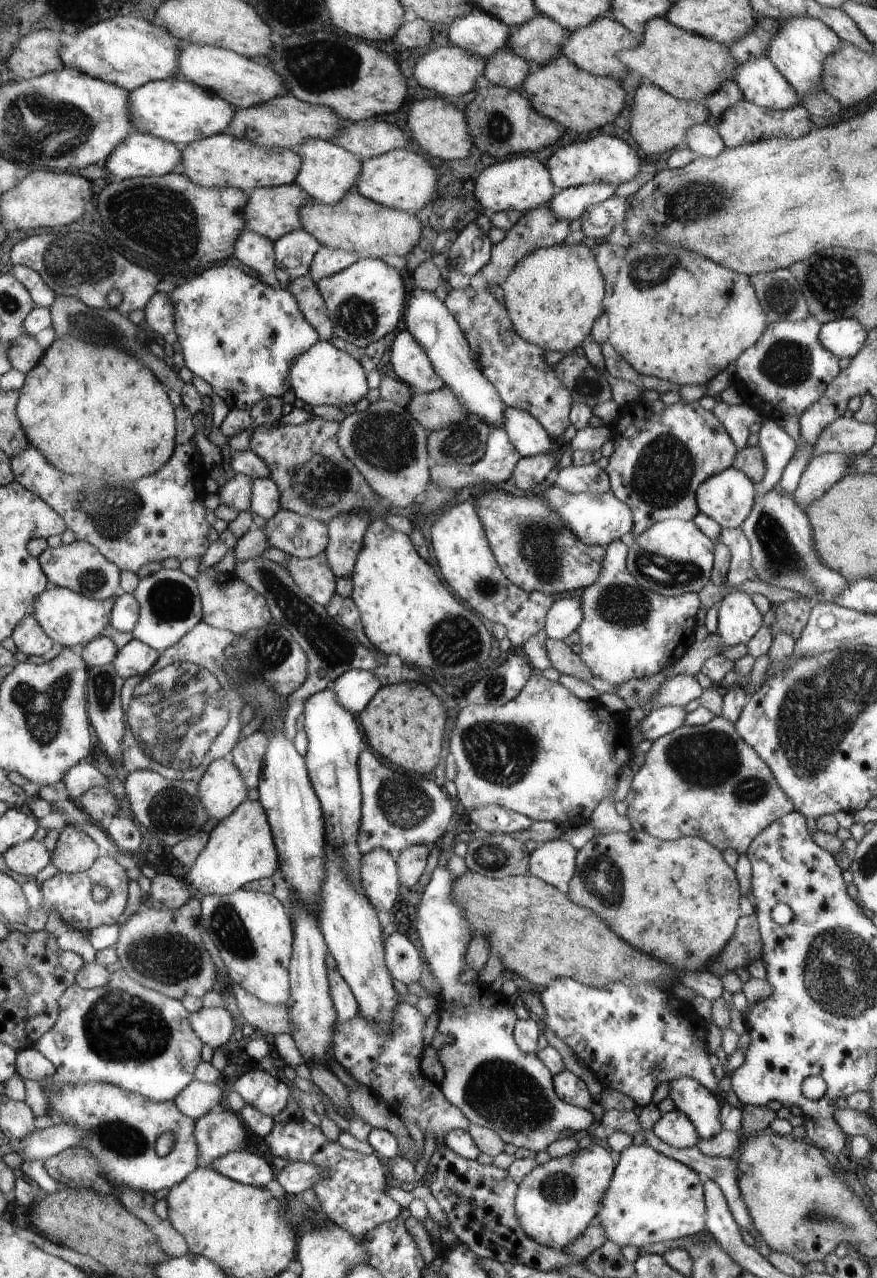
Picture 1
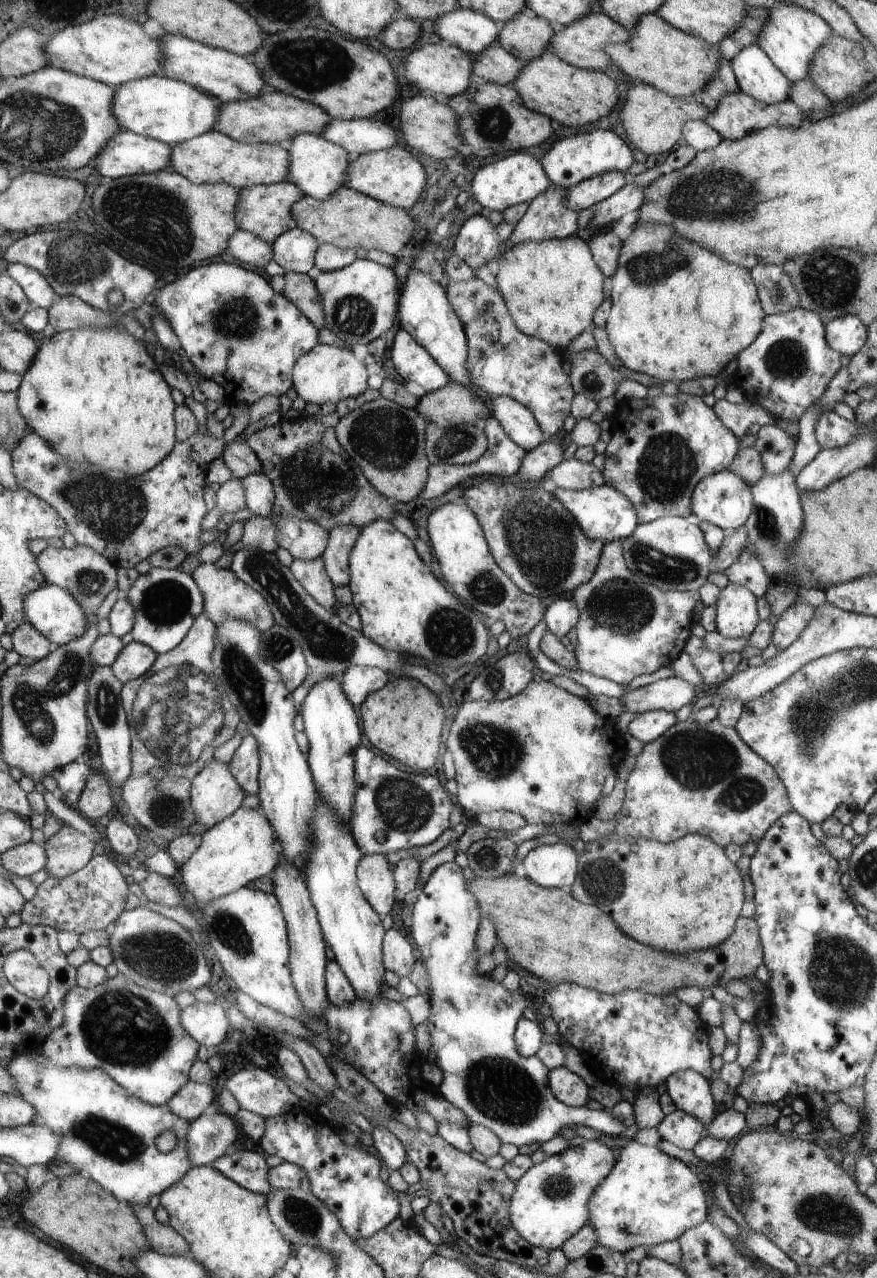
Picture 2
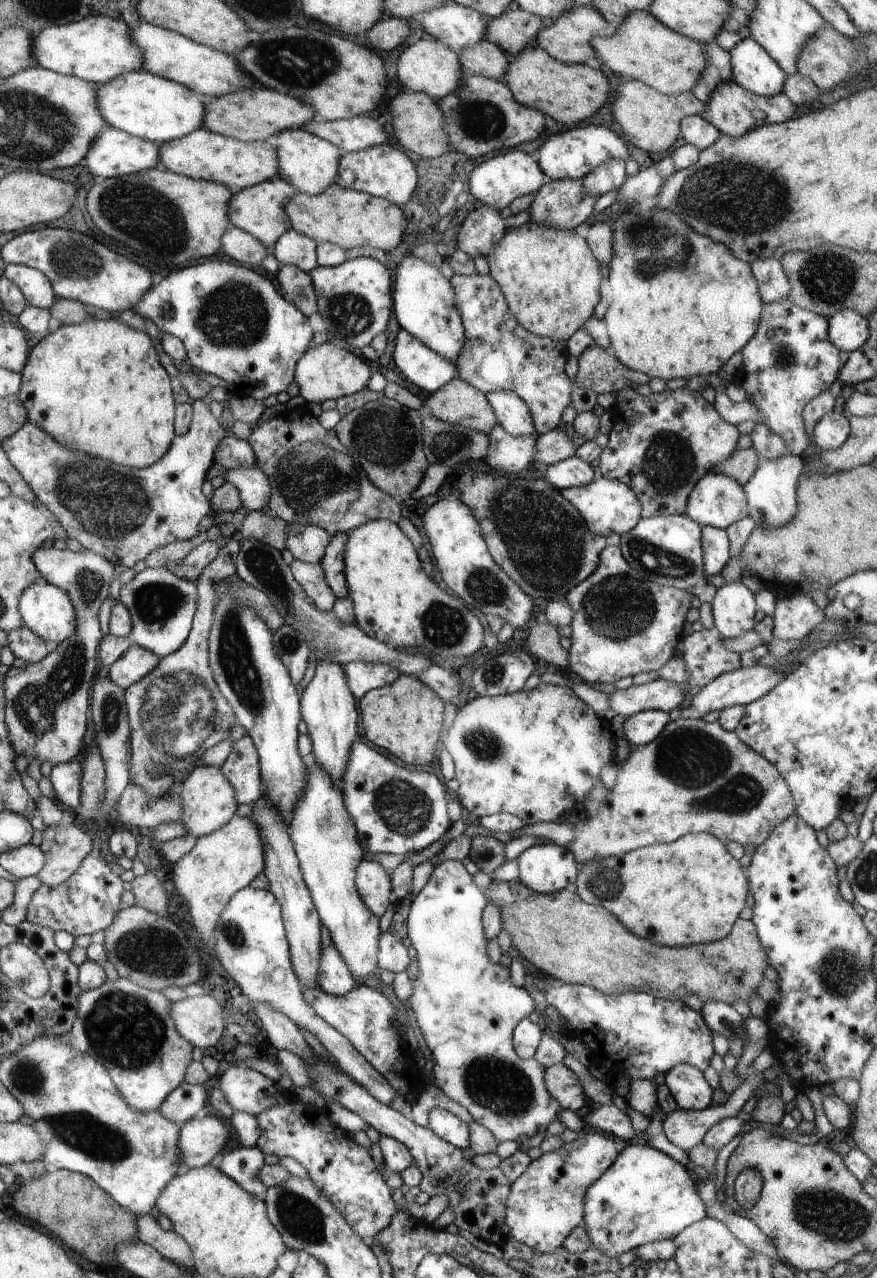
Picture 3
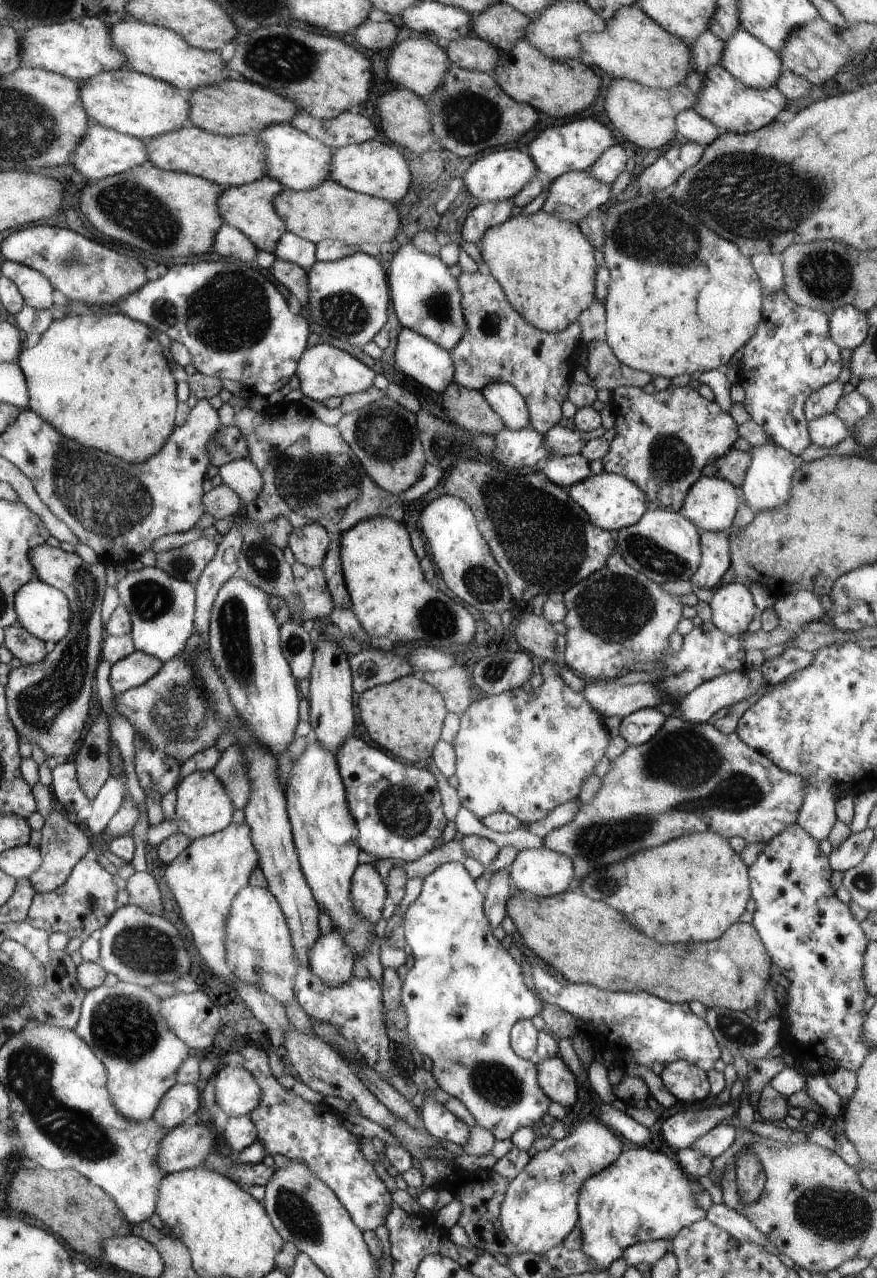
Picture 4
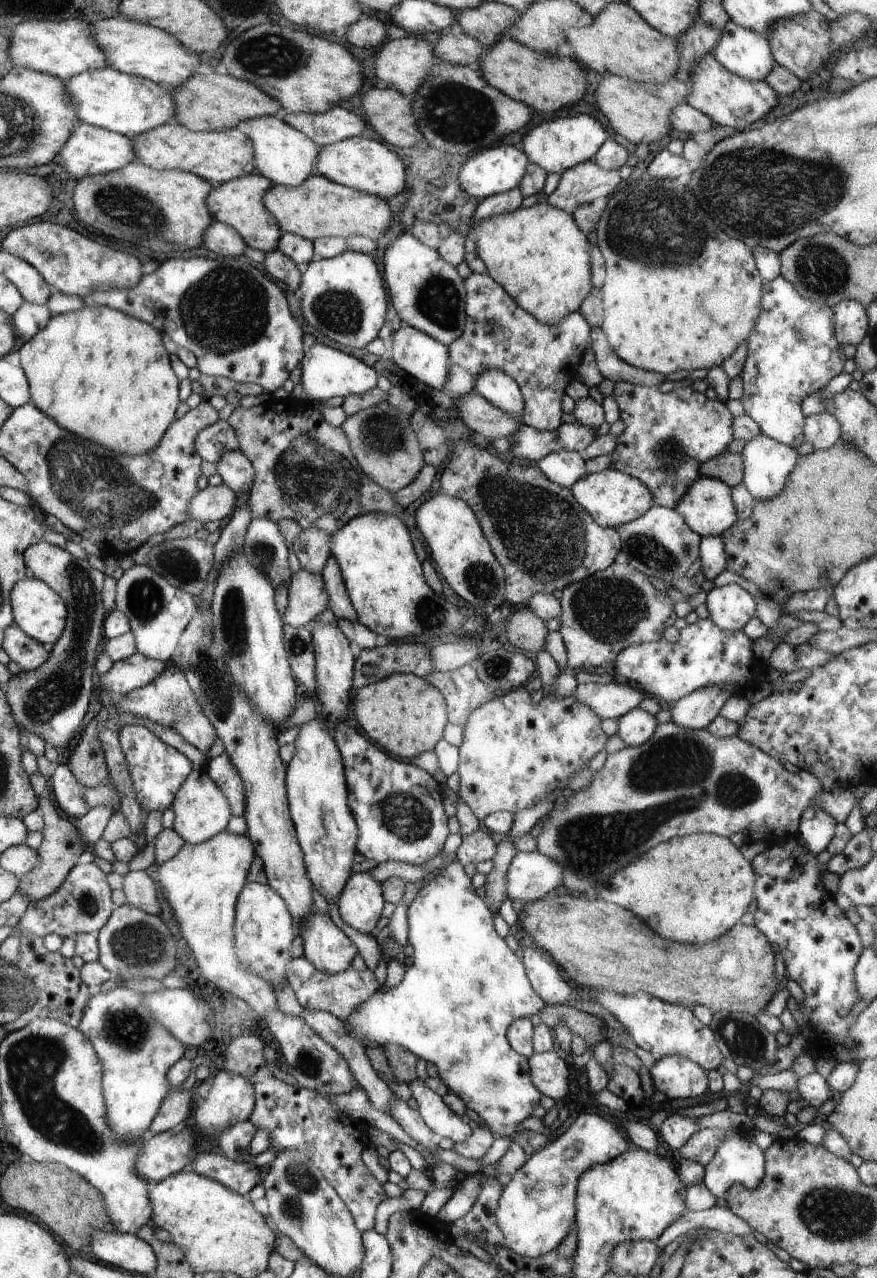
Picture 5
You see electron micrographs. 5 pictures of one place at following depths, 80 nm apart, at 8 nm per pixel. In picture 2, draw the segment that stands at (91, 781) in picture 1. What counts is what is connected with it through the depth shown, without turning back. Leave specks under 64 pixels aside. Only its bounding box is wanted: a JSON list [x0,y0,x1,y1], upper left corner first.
[51,762,93,806]

